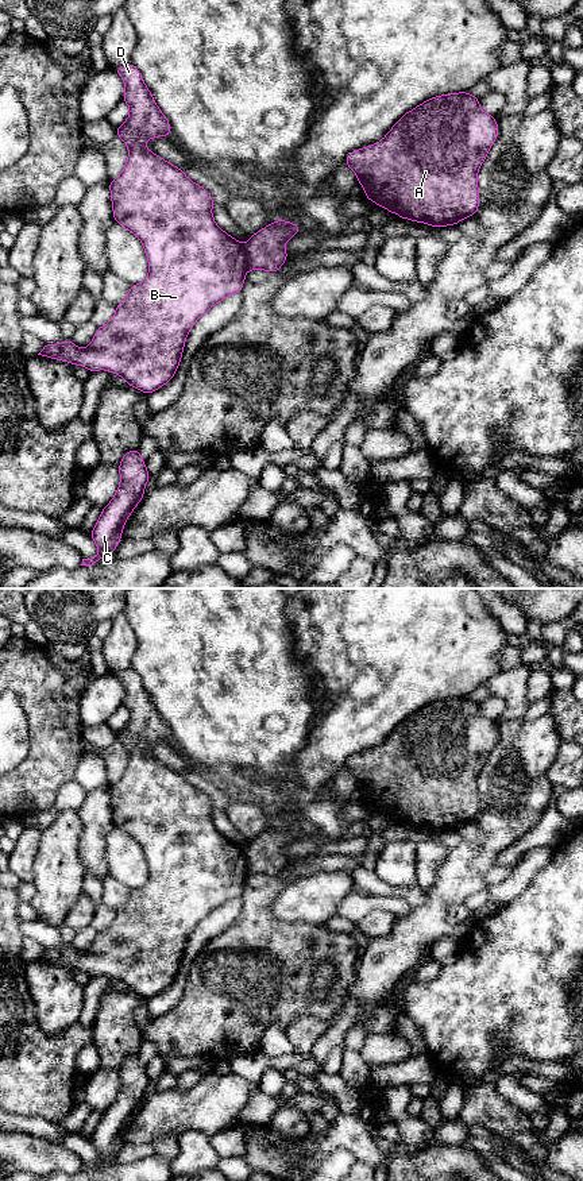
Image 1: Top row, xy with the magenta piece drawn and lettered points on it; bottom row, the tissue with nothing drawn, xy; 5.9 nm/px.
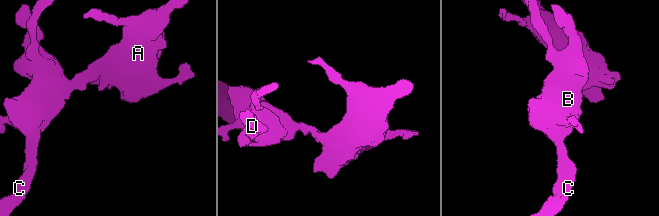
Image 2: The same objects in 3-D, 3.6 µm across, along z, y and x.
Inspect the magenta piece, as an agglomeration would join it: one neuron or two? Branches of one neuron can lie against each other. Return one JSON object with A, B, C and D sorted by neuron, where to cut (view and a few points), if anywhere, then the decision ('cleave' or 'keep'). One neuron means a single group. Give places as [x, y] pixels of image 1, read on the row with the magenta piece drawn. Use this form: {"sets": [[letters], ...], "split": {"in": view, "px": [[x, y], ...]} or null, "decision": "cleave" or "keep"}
{"sets": [["A"], ["B", "C", "D"]], "split": {"in": "xy", "px": [[242, 246], [248, 269]]}, "decision": "cleave"}

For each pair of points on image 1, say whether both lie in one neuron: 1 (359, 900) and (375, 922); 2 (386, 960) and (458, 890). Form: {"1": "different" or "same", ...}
{"1": "different", "2": "same"}

